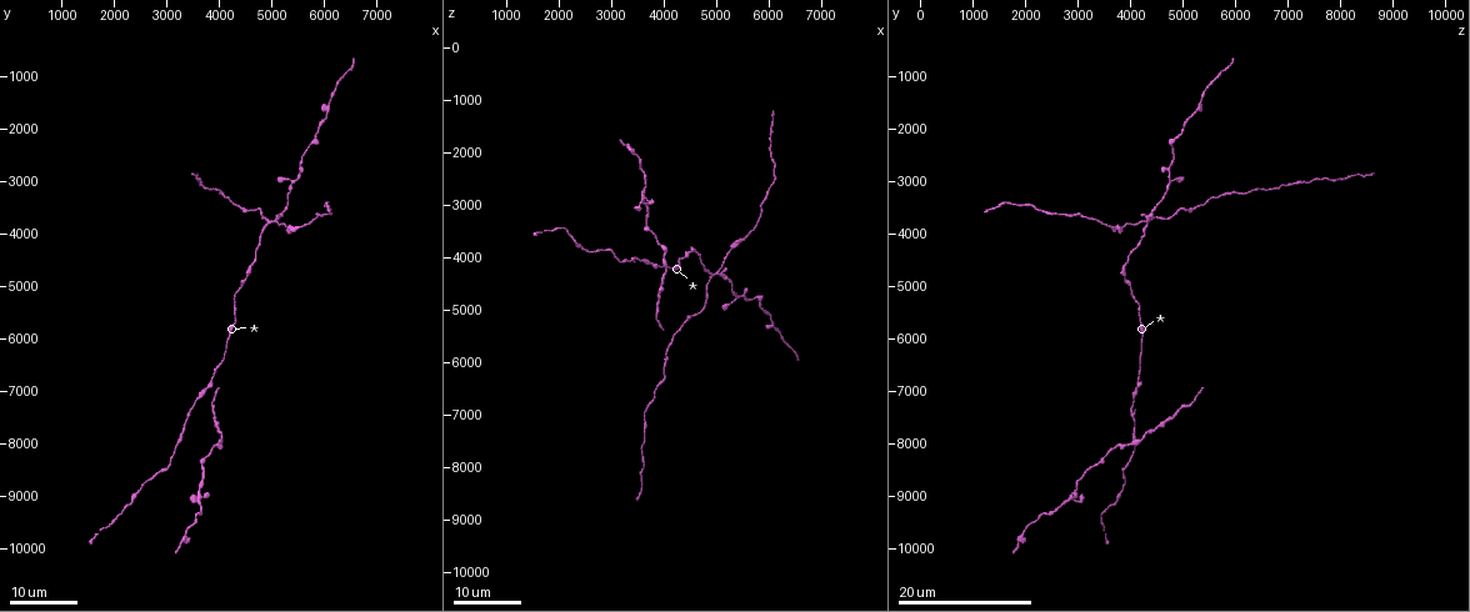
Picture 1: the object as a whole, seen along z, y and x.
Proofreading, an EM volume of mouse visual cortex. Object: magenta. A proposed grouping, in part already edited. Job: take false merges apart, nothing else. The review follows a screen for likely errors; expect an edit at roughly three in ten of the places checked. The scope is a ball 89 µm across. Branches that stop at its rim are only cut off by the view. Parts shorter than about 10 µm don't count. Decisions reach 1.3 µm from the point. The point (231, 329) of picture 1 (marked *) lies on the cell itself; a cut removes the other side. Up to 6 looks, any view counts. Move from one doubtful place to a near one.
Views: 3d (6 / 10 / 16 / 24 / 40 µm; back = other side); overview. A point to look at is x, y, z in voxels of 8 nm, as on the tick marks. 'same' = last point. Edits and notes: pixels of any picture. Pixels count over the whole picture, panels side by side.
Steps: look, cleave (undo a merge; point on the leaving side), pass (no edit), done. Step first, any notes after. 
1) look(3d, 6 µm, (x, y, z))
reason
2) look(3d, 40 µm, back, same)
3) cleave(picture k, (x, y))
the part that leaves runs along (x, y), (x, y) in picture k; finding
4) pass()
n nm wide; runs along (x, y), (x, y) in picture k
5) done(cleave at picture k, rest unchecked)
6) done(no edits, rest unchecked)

look(3d, 24 µm, (3800, 6800, 4150))
thick turns thin

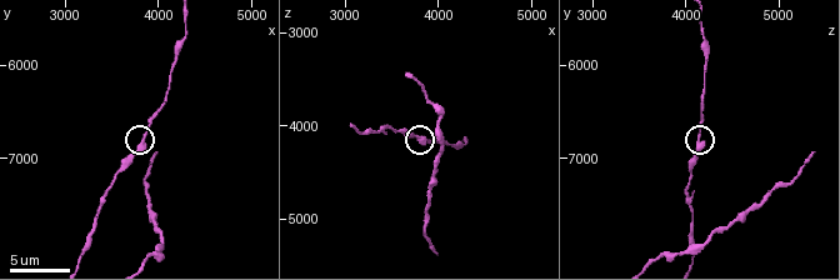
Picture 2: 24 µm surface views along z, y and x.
look(3d, 10 µm, (3800, 6850, 4200))

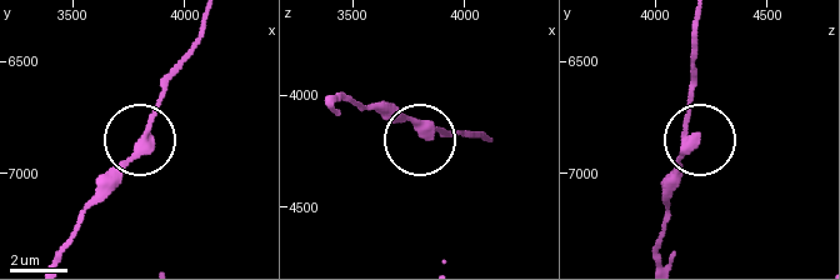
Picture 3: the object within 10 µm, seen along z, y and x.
pass()
runs along (489, 141), (439, 126), (426, 136), (369, 105) in picture 3; all the same cell

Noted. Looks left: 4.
look(3d, 10 µm, (4300, 5700, 4200))
thick turns thin

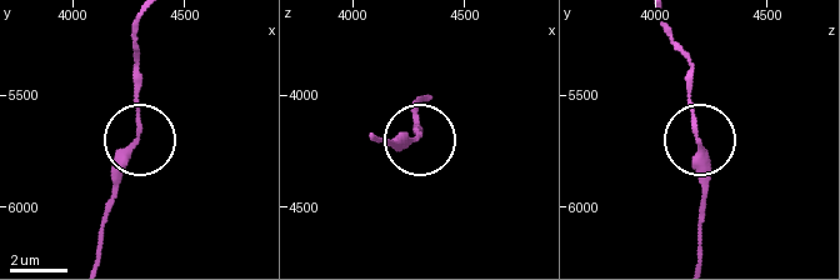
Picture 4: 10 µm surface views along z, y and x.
pass()
130 nm wide; runs along (125, 164), (140, 130), (140, 54) in picture 4; all the same cell

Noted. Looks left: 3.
look(3d, 16 µm, (4950, 3700, 4350))
four or more arms meet

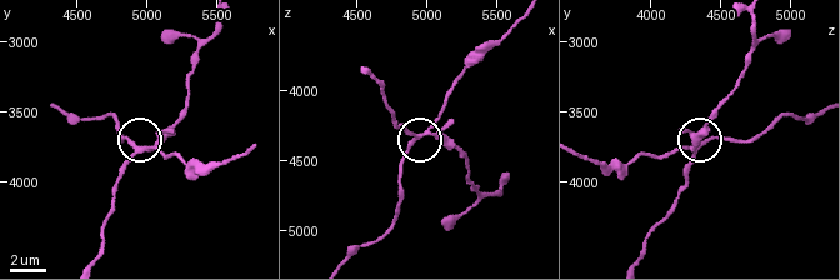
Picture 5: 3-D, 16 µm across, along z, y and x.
look(3d, 6 µm, (4940, 3760, 4340))

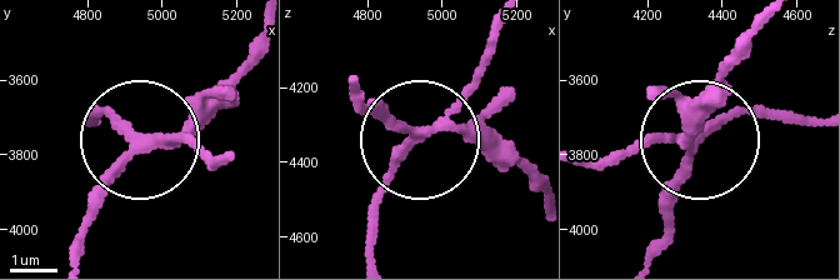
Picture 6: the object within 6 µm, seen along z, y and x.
cleave(picture 6, (106, 110))
200 nm wide; the part that leaves runs along (690, 139), (746, 111), (818, 119) in picture 6; two cells meet here

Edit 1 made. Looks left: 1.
done(cleave at picture 6, rest unchecked)

